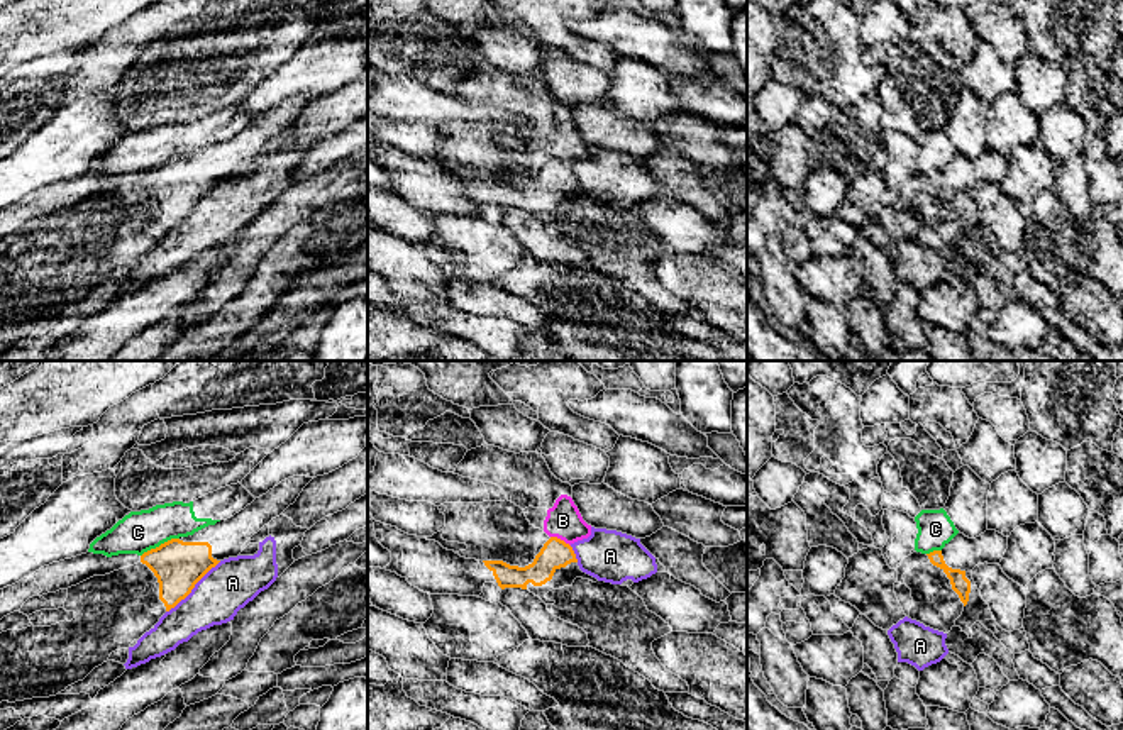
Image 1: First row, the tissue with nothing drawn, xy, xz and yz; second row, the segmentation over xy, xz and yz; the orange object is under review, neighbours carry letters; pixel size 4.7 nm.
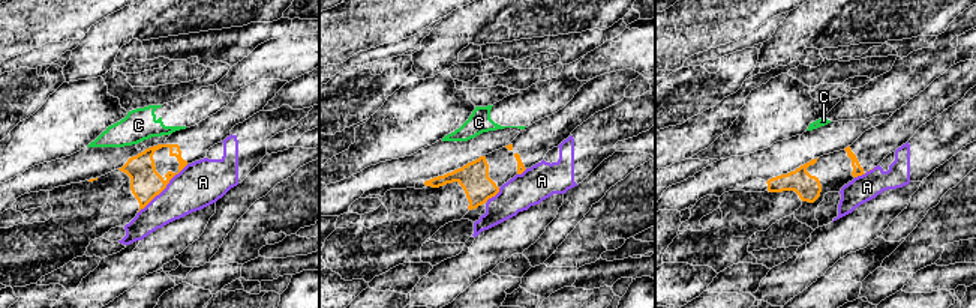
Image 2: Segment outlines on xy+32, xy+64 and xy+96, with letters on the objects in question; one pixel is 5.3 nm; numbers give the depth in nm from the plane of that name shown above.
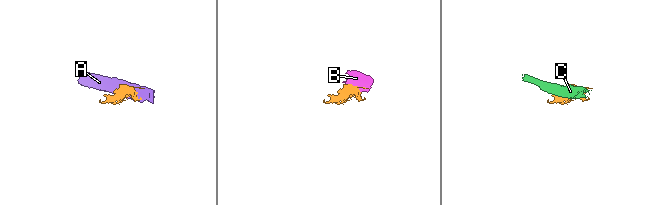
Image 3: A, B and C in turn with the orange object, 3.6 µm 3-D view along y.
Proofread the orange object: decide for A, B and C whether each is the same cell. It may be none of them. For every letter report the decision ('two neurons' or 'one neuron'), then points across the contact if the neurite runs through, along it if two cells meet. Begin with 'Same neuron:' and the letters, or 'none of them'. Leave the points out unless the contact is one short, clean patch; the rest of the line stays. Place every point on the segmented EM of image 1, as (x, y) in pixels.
Same neuron: none of them
A: two neurons | along xy (221, 561), (166, 612)
B: two neurons | along xz (551, 536), (569, 546)
C: two neurons | along xy (178, 537), (171, 537), (141, 556)

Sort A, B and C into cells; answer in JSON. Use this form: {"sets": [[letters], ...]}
{"sets": [["A"], ["B"], ["C"]]}

